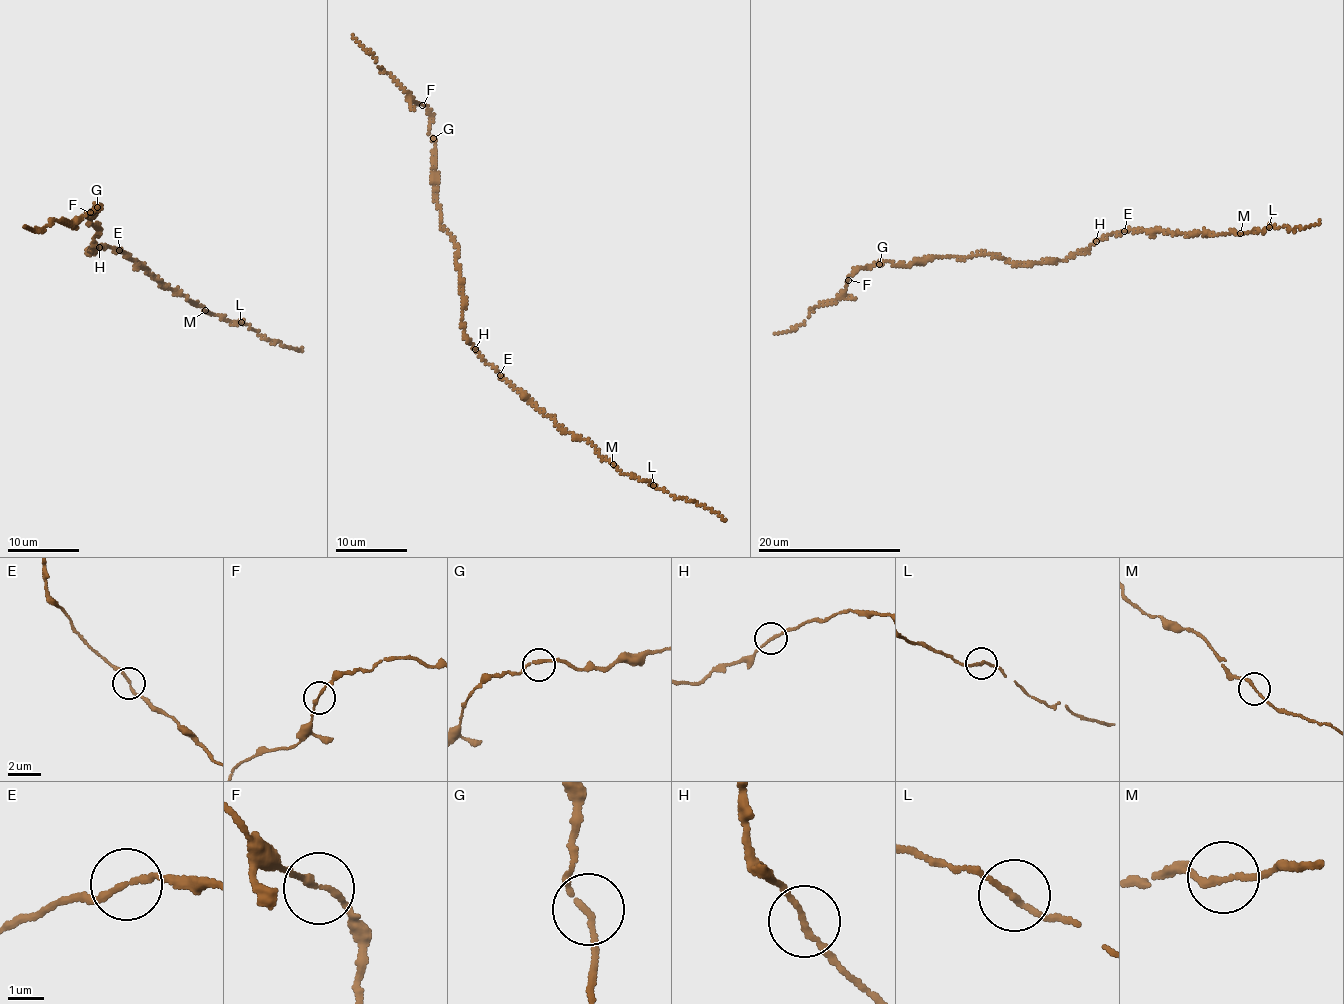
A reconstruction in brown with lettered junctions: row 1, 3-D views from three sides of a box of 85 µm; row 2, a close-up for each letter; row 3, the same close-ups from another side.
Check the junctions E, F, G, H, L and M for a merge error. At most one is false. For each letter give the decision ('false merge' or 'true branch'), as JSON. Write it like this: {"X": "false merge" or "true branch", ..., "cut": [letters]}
{"E": "true branch", "F": "true branch", "G": "true branch", "H": "true branch", "L": "true branch", "M": "true branch", "cut": []}

